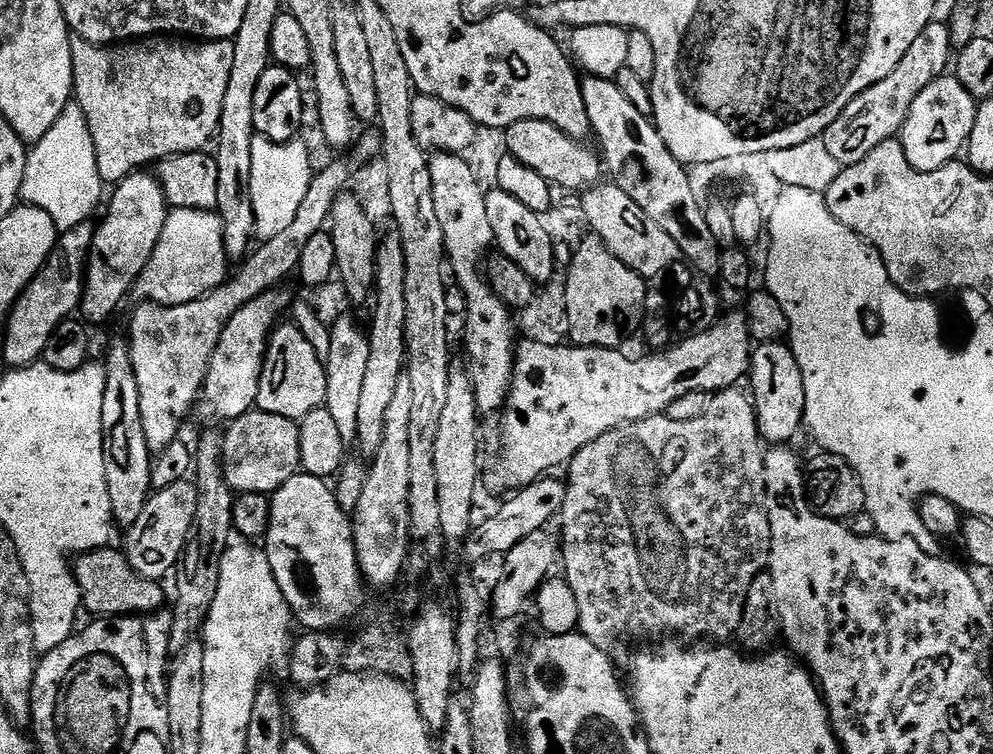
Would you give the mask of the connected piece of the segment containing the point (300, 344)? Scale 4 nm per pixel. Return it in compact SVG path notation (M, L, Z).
M292 322L277 323L264 350L264 365L260 371L256 408L270 416L281 416L289 422L299 422L306 414L325 403L325 361L316 353L314 345L306 340L302 330Z

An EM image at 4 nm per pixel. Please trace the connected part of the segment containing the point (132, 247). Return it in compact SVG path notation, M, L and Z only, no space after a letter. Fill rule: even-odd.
M141 170L133 172L126 179L115 185L112 201L108 204L108 213L104 216L104 221L95 225L92 233L92 248L88 251L86 261L86 271L83 273L84 297L81 295L78 300L78 312L84 315L84 320L88 324L100 324L108 319L116 310L116 307L128 296L128 291L132 287L137 287L138 281L144 275L144 268L148 265L156 246L160 242L160 235L166 231L164 224L168 220L170 205L163 198L163 187L158 180L152 176L147 176L147 171ZM116 252L124 259L124 272L116 272Z

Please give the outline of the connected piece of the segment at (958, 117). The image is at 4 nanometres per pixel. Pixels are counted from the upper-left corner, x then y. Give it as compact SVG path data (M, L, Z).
M955 75L937 76L914 102L900 127L898 139L906 162L915 172L936 172L955 161L965 151L971 134L974 98L957 82Z

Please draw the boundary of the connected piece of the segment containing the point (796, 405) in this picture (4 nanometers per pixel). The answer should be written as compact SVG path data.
M764 342L750 356L750 380L752 376L752 404L756 407L756 424L772 446L780 446L802 428L804 391L800 371L794 362L794 354L787 343Z

